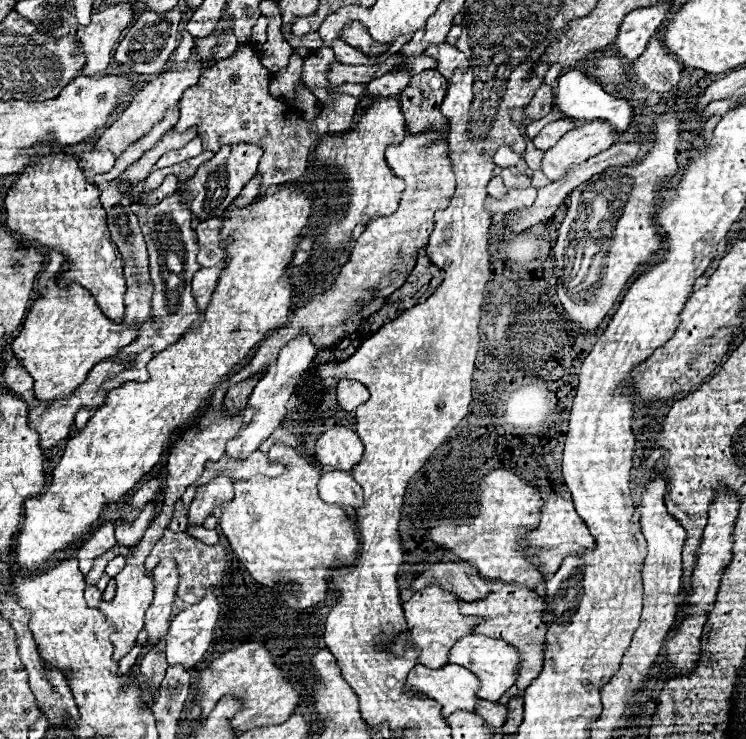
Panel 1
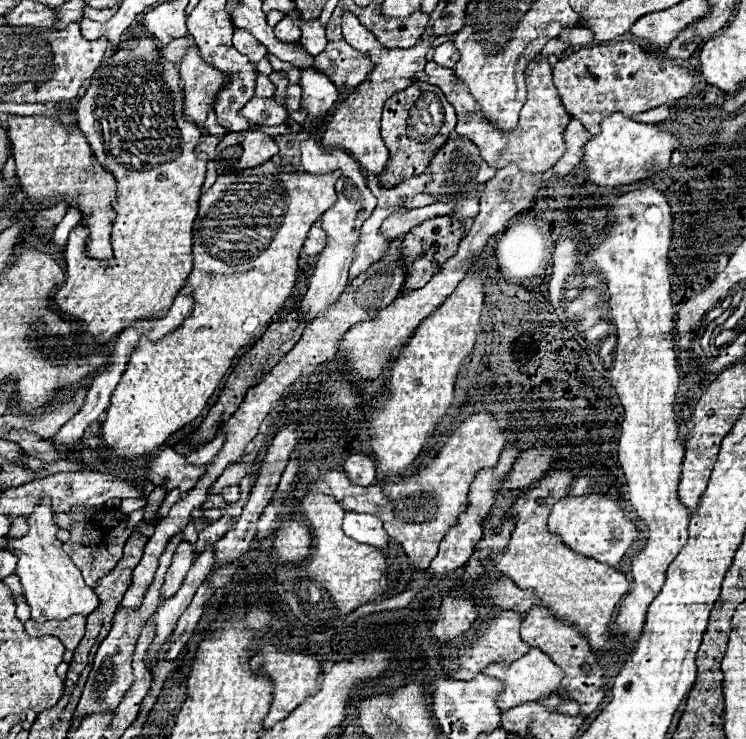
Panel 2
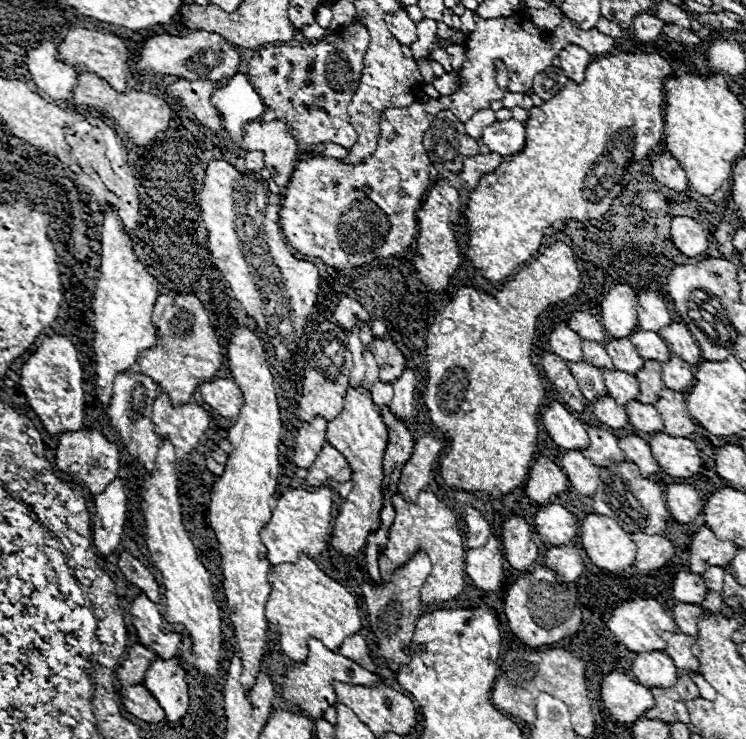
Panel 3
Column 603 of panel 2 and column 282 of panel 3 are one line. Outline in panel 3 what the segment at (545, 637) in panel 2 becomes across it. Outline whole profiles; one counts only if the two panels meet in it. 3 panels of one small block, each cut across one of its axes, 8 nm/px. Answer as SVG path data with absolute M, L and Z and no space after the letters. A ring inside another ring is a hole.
M308 638L308 658L306 662L296 662L294 666L288 666L284 670L284 682L280 690L280 698L290 704L294 710L308 714L310 718L322 716L322 710L328 706L336 704L336 694L332 688L332 680L338 682L348 682L348 684L362 684L362 686L372 686L372 684L382 684L382 678L378 678L372 672L366 672L362 666L358 666L354 660L344 658L342 654L334 654L328 650L322 642L316 638Z

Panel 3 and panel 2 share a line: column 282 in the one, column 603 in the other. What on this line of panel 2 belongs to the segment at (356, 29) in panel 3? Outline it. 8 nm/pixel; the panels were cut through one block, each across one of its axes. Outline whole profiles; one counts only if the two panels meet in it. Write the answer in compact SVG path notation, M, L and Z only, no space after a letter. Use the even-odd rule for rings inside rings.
M618 42L612 46L594 46L594 48L576 50L560 58L560 62L552 68L552 74L554 74L554 86L558 88L558 96L564 108L574 120L580 120L582 126L592 136L600 134L600 122L612 112L624 112L626 116L636 116L654 110L670 100L684 98L694 86L694 72L688 66L684 66L684 62L666 58L662 52L652 52L648 46L642 46L640 42Z

